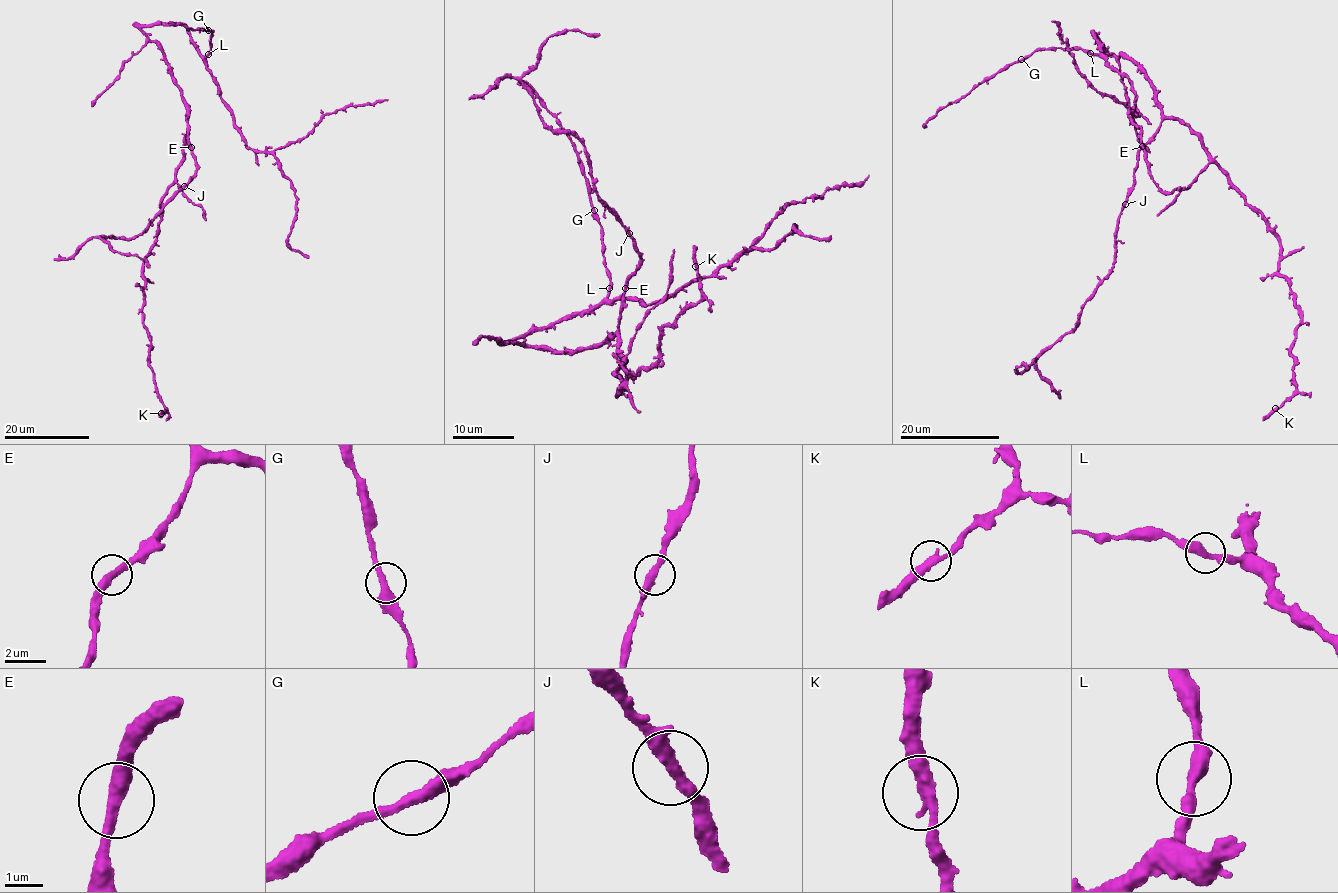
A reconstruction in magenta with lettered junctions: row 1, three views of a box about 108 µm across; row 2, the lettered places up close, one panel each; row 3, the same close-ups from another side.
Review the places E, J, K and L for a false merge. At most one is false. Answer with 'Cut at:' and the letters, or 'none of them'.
Cut at: none of them

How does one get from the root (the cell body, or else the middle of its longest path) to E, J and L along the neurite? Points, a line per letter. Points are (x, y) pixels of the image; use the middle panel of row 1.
E: (575, 352), (577, 348), (601, 342), (609, 333), (615, 336), (625, 288)
J: (575, 352), (577, 348), (601, 342), (609, 333), (615, 336), (627, 283), (642, 256), (629, 233)
L: (575, 352), (561, 354), (510, 341), (551, 328), (573, 313), (595, 305), (607, 296), (610, 288)

